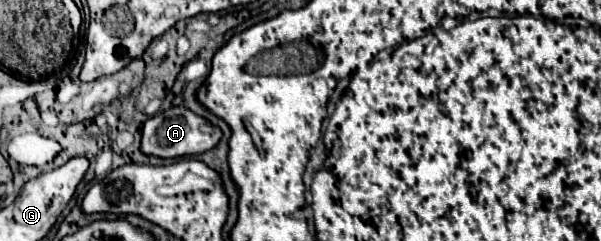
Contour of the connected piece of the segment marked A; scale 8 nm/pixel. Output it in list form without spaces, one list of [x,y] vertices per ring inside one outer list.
[[[170,107],[170,109],[150,117],[144,123],[144,129],[142,129],[142,153],[164,157],[164,159],[184,157],[184,155],[198,155],[198,153],[204,153],[204,151],[216,147],[220,137],[222,137],[220,127],[214,127],[204,117],[192,113],[186,107]]]

